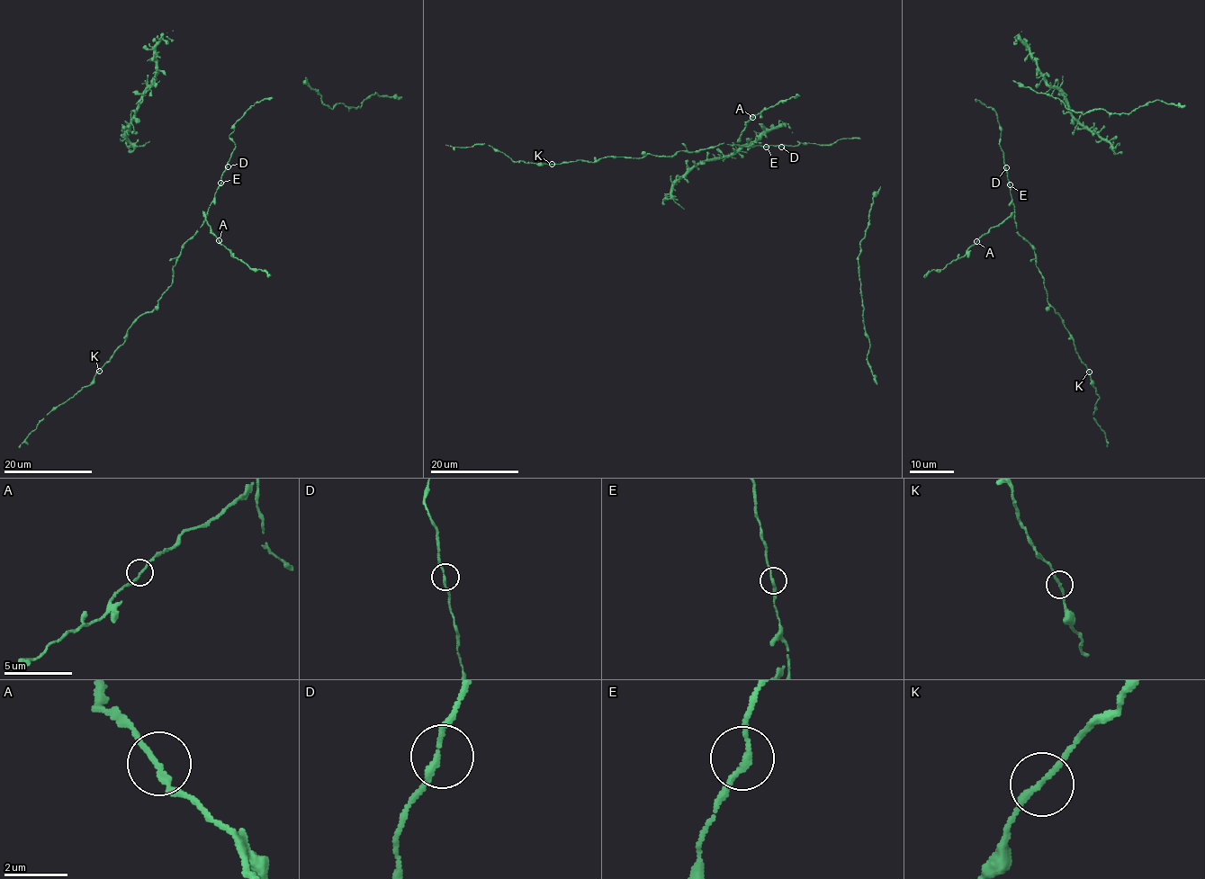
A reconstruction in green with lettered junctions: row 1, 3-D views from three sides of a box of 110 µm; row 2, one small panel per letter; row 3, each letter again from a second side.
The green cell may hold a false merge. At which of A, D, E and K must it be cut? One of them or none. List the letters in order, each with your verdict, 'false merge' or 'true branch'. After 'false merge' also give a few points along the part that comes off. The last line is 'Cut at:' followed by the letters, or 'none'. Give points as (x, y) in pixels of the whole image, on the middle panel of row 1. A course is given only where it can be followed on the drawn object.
A: true branch
D: true branch
E: true branch
K: true branch
Cut at: none

